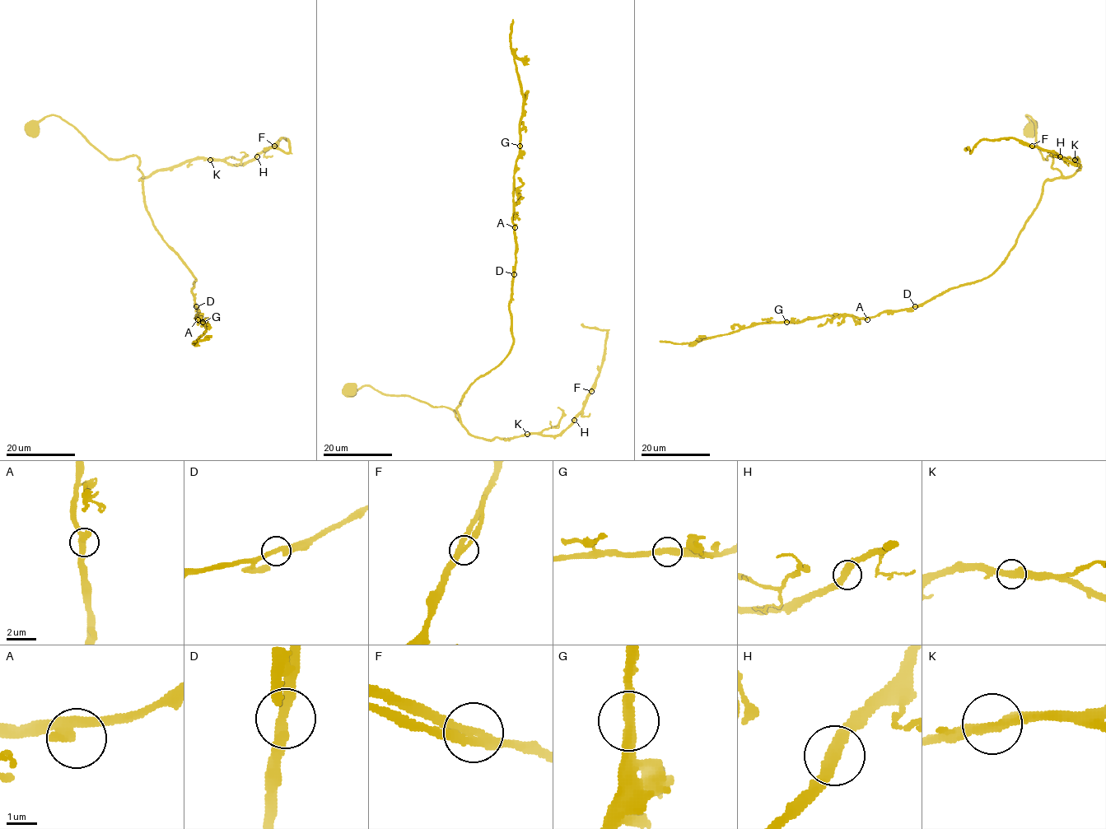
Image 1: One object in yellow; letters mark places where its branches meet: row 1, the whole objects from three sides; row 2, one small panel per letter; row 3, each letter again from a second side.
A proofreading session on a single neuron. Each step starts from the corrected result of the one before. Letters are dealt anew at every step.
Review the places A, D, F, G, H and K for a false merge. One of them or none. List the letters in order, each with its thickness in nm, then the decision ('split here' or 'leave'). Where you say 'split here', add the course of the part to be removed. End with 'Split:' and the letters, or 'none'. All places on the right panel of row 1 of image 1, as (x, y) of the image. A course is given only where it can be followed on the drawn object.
A: calibre 360 nm; leave
D: calibre 360 nm; leave
F: calibre 360 nm; leave
G: calibre 360 nm; leave
H: calibre 360 nm; leave
K: calibre 360 nm; leave
Split: none

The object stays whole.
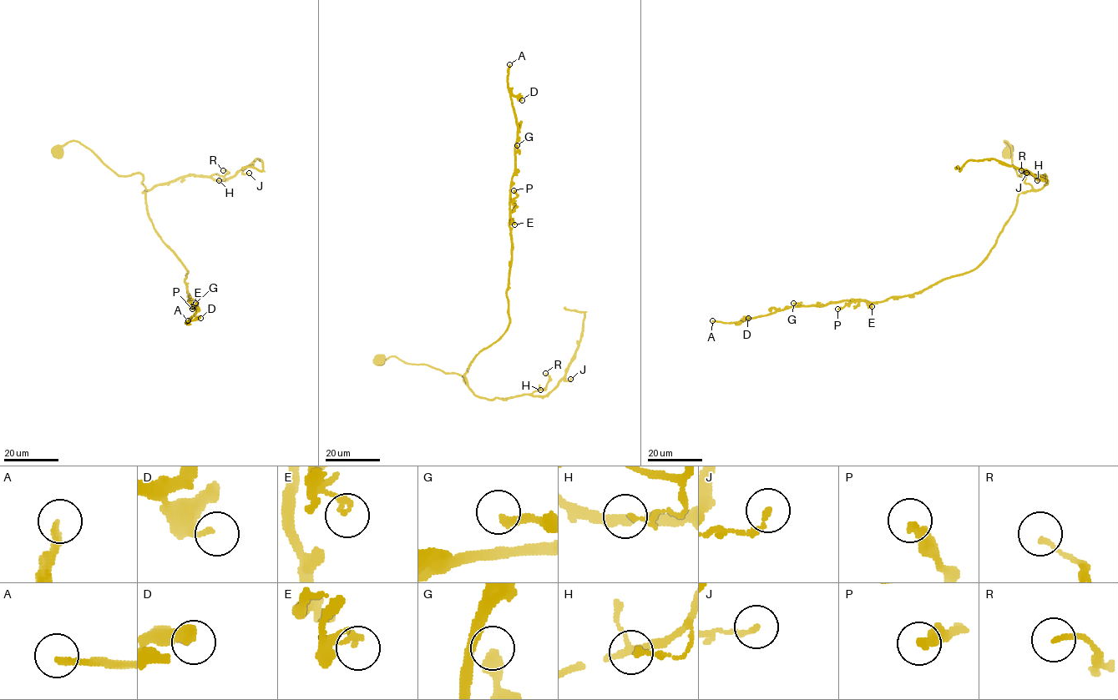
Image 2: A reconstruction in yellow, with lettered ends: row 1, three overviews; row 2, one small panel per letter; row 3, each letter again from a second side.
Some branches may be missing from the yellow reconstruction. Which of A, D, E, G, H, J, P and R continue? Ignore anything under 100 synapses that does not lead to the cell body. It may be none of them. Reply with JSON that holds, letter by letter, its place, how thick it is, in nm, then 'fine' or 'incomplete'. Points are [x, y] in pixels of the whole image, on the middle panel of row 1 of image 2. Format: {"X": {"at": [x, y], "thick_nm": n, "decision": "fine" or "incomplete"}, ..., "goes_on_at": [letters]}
{"A": {"at": [509, 64], "thick_nm": 200, "decision": "incomplete"}, "D": {"at": [522, 100], "thick_nm": 240, "decision": "fine"}, "E": {"at": [514, 224], "thick_nm": 200, "decision": "fine"}, "G": {"at": [517, 145], "thick_nm": 360, "decision": "fine"}, "H": {"at": [540, 390], "thick_nm": 180, "decision": "fine"}, "J": {"at": [570, 379], "thick_nm": 190, "decision": "fine"}, "P": {"at": [513, 190], "thick_nm": 340, "decision": "fine"}, "R": {"at": [545, 373], "thick_nm": 140, "decision": "fine"}, "goes_on_at": ["A"]}

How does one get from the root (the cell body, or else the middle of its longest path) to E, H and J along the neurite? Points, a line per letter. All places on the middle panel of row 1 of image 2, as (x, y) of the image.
E: (380, 360), (427, 364), (467, 384), (475, 356), (509, 323), (511, 219), (514, 224)
H: (380, 360), (397, 356), (407, 364), (460, 375), (477, 395), (488, 399), (532, 395), (540, 390)
J: (380, 360), (397, 356), (407, 364), (460, 375), (477, 395), (488, 399), (546, 396), (563, 379), (570, 379)

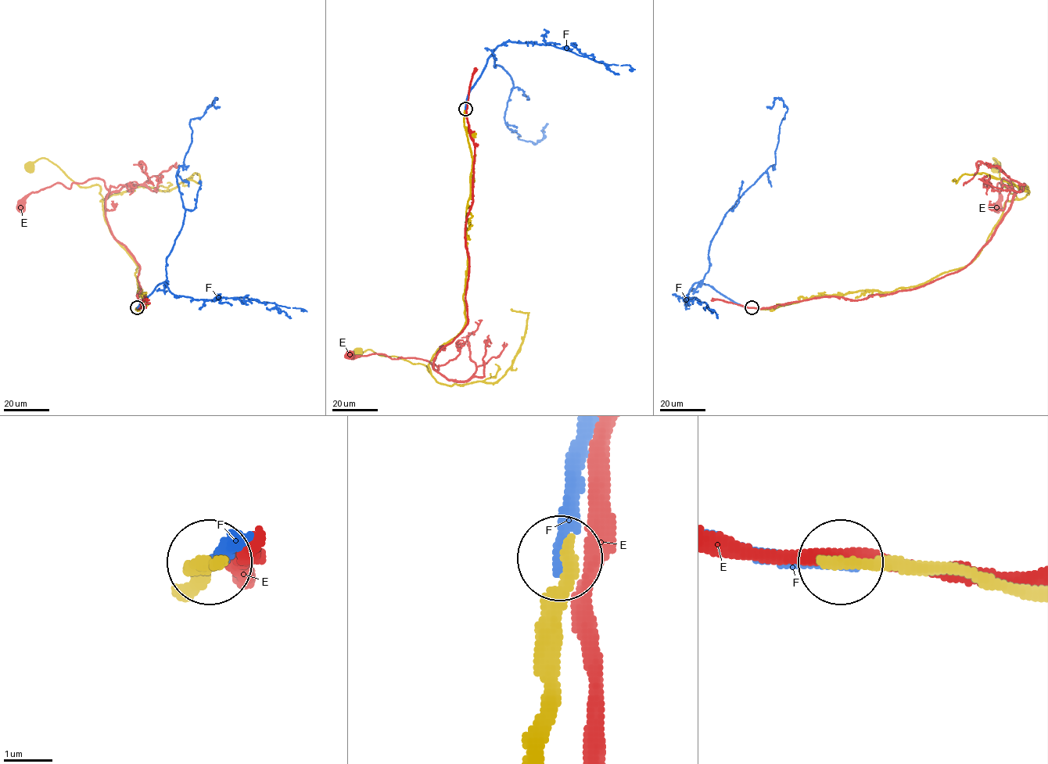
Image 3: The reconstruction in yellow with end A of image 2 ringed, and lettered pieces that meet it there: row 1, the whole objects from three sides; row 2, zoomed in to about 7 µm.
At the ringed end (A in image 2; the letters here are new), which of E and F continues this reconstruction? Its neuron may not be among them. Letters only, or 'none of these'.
F

